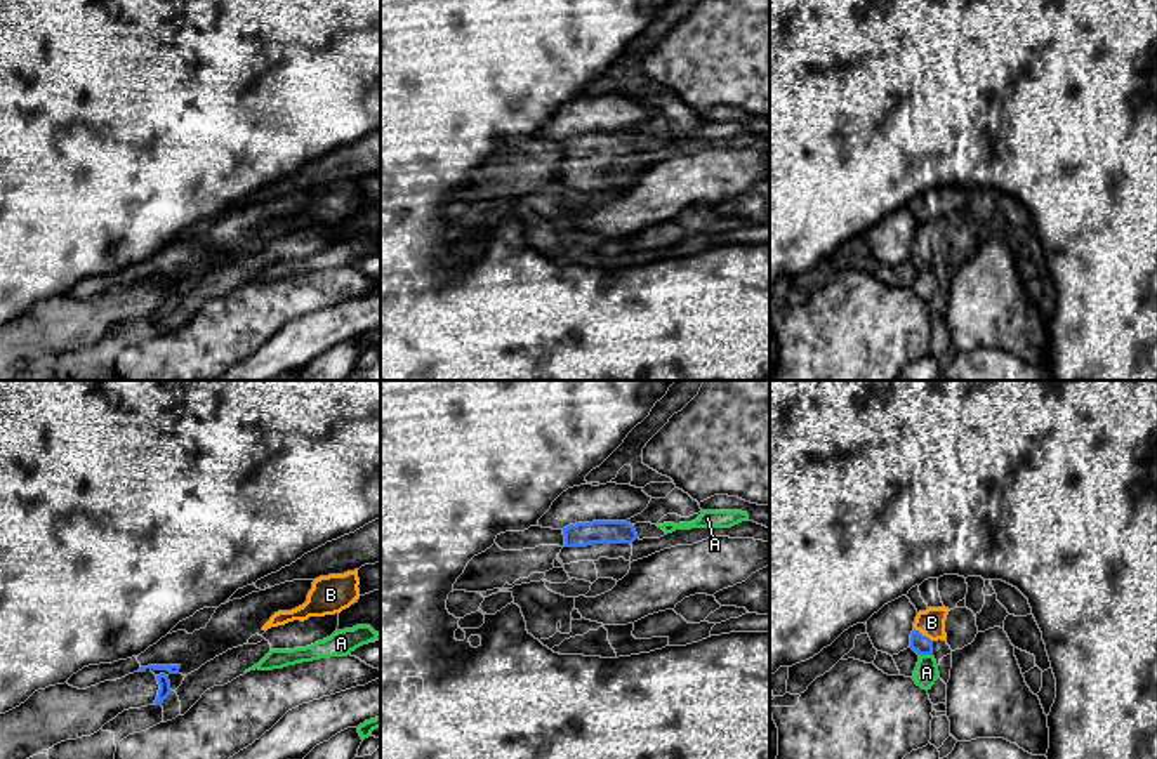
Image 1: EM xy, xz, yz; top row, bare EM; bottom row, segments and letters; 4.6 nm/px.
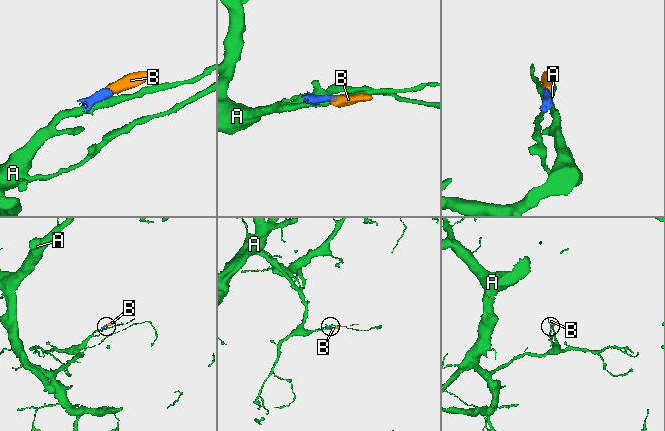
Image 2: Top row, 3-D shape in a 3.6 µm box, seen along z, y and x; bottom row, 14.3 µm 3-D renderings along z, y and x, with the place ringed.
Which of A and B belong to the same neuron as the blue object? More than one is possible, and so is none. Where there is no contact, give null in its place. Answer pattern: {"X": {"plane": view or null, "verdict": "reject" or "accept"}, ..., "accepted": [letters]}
{"A": {"plane": "yz", "verdict": "reject"}, "B": {"plane": "yz", "verdict": "accept"}, "accepted": ["B"]}

